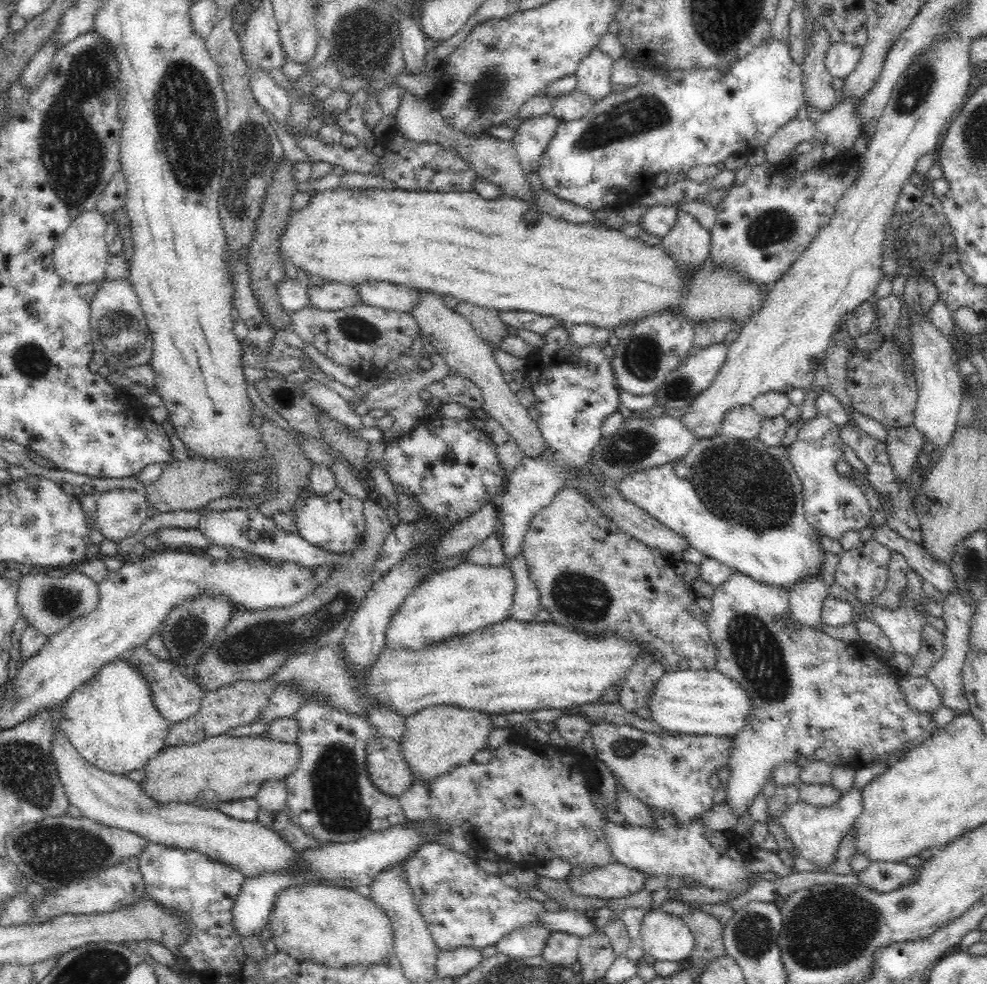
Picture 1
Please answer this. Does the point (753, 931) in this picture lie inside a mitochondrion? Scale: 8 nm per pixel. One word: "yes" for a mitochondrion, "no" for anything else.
yes

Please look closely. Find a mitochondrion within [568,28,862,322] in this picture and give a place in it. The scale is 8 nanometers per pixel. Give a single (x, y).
(642, 113)

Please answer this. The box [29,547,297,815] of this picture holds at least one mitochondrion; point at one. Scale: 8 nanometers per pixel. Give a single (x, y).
(56, 601)

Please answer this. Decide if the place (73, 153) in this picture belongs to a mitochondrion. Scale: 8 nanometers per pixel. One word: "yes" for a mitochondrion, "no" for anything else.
yes

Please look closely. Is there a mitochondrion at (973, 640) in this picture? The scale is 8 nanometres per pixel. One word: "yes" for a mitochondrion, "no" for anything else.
no

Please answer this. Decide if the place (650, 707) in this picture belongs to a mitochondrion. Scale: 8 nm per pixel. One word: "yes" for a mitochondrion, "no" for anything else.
no

